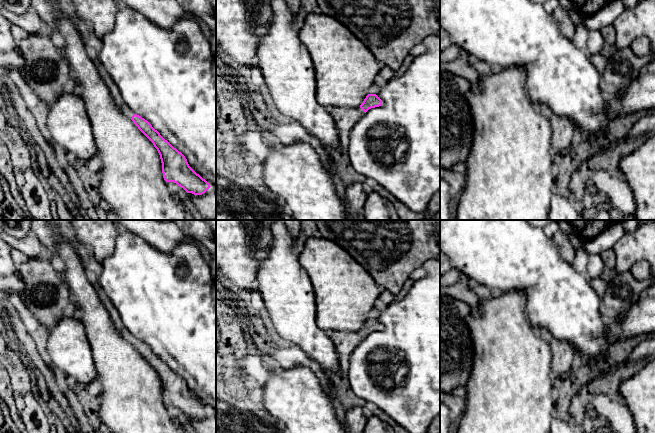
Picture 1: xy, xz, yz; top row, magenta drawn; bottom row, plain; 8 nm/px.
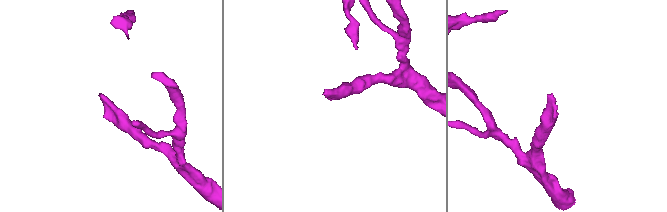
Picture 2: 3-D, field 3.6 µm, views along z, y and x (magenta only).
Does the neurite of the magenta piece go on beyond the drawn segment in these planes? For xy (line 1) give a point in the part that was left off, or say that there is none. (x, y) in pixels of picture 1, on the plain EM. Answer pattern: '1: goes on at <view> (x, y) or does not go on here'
1: goes on at xy (48, 232)

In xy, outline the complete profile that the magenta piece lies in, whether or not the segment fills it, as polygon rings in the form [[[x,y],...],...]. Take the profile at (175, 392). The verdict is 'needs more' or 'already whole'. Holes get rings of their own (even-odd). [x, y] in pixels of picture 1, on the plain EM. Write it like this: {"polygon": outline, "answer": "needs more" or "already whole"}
{"polygon": [[[30,220],[30,223],[31,233],[38,237],[43,248],[47,251],[47,255],[53,261],[57,259],[56,241],[60,237],[72,244],[82,261],[89,282],[98,292],[115,328],[157,373],[162,387],[164,404],[176,407],[187,417],[204,418],[211,411],[210,408],[189,390],[185,380],[165,364],[147,344],[135,338],[125,328],[116,307],[99,287],[99,278],[103,271],[102,263],[97,262],[92,250],[78,240],[70,220]]], "answer": "needs more"}

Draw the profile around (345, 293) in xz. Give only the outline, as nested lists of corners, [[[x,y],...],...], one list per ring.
[[[321,237],[308,238],[298,260],[313,285],[317,326],[324,331],[359,331],[382,291],[368,272],[339,245]]]

